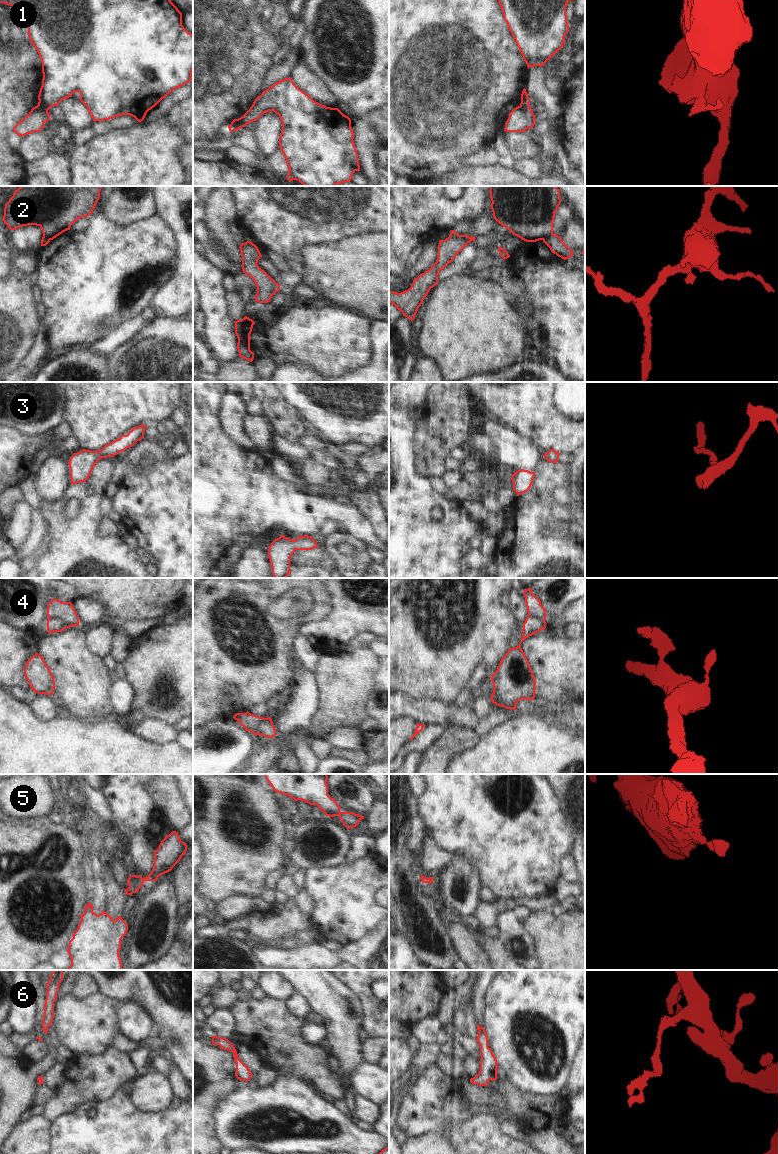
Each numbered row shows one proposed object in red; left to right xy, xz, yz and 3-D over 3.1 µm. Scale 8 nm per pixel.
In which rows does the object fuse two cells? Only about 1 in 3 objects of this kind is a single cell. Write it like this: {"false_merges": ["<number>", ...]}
{"false_merges": ["1", "2", "4"]}

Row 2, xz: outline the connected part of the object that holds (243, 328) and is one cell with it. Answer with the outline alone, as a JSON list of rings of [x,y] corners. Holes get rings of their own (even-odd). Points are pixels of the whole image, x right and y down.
[[[245,316],[241,320],[234,321],[235,323],[235,334],[238,341],[244,342],[246,347],[250,348],[250,334],[252,332],[253,325],[255,322],[249,317]]]

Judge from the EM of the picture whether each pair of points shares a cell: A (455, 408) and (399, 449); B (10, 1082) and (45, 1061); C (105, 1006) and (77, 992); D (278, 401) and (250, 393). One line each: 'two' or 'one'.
A: two
B: one
C: two
D: two

